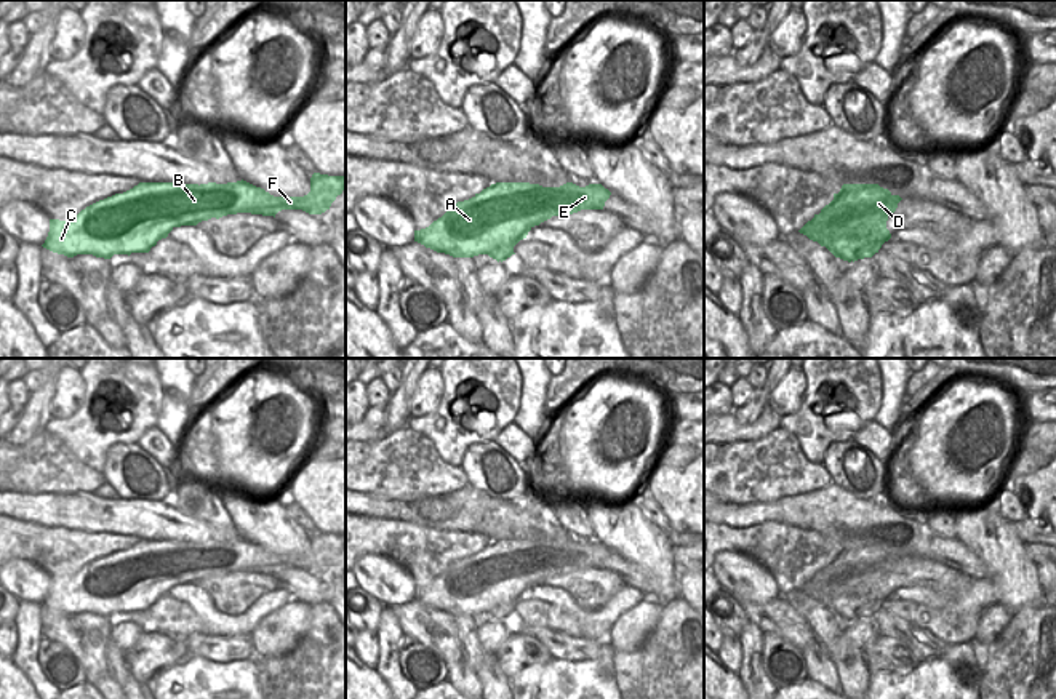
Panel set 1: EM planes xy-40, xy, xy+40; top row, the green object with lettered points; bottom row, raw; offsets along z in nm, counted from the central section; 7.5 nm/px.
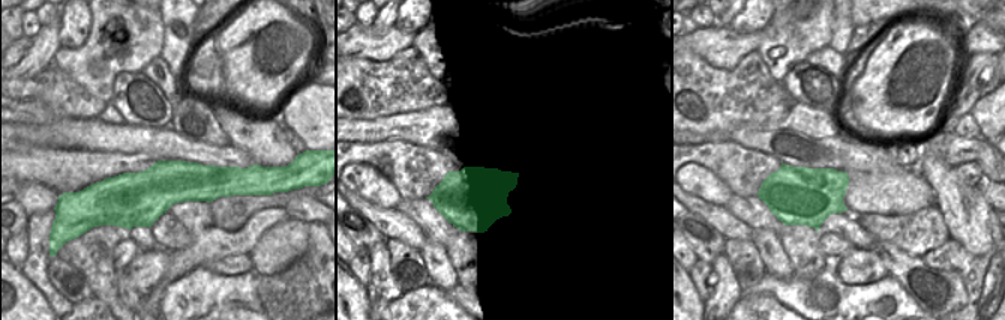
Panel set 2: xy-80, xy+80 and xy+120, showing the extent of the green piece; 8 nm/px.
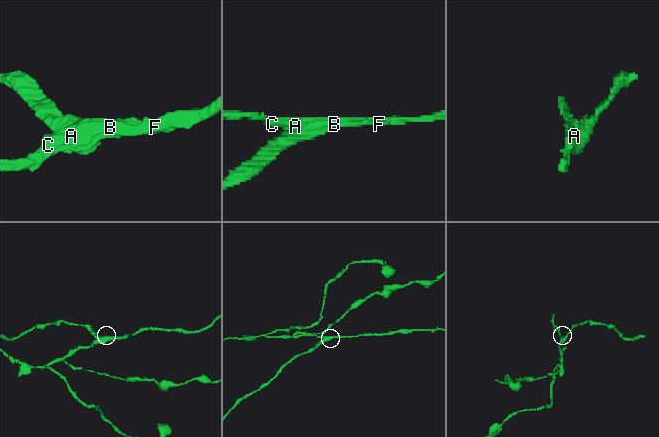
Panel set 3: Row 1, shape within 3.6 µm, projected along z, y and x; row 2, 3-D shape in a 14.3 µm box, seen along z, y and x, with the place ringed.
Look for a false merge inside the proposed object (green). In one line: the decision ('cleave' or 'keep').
cleave

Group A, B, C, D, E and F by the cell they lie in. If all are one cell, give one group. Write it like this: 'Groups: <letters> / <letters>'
Groups: A B C E F / D.

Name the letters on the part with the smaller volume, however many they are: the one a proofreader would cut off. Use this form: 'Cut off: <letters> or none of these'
Cut off: D

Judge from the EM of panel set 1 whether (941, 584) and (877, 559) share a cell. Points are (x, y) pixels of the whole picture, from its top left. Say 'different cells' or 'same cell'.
same cell

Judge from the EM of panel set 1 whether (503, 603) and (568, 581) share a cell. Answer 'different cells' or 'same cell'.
same cell

